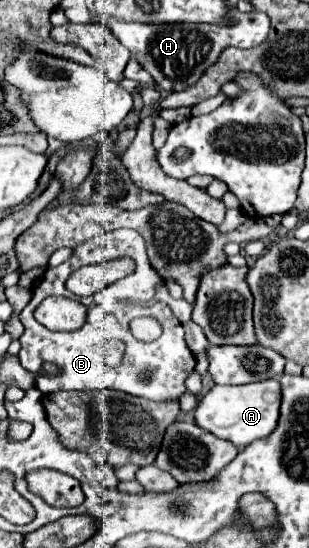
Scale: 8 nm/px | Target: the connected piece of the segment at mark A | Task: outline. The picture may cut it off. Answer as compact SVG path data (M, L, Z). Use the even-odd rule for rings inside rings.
M262 380L254 384L242 386L212 386L194 408L194 422L212 432L214 436L232 442L236 448L244 448L250 442L268 436L276 422L280 410L280 382L278 380Z

